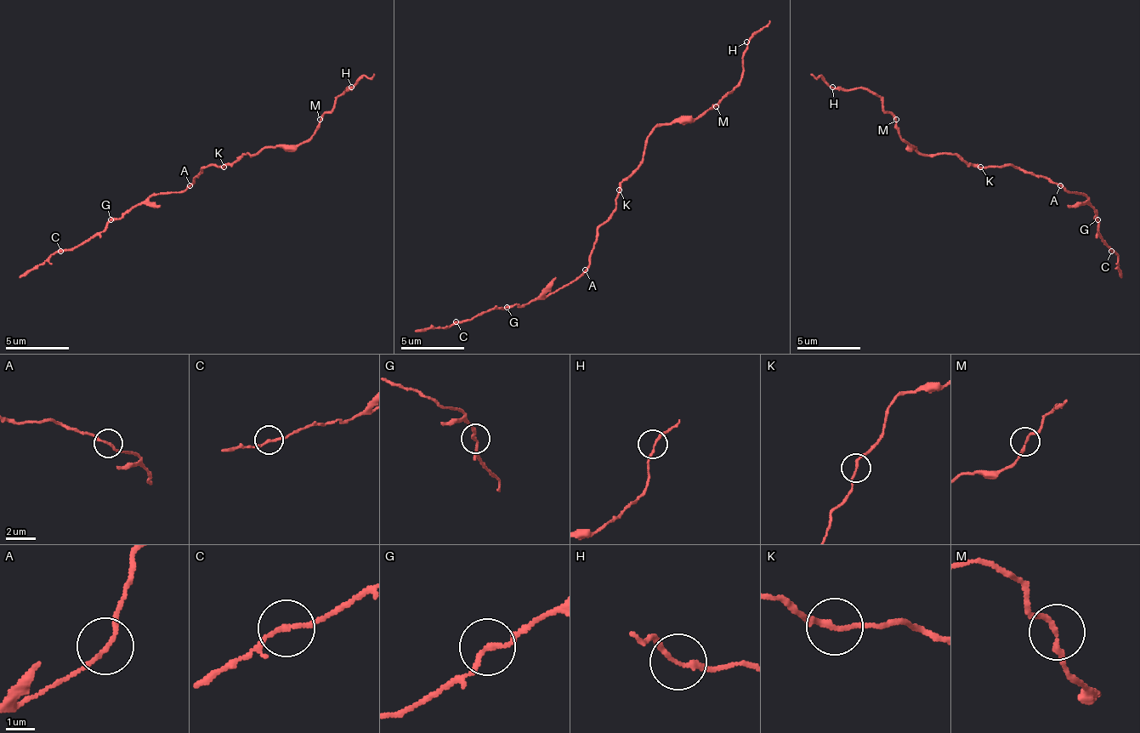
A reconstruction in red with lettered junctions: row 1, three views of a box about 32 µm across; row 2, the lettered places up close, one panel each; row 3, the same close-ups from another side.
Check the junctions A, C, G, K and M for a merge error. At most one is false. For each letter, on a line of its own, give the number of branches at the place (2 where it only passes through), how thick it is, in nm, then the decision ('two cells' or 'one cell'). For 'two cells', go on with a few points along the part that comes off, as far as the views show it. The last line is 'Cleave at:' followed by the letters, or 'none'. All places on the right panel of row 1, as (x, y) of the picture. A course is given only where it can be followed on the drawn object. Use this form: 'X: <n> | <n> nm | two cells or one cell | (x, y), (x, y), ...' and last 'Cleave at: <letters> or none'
A: 2 | 150 nm | one cell
C: 2 | 160 nm | one cell
G: 2 | 150 nm | one cell
K: 2 | 160 nm | one cell
M: 2 | 160 nm | one cell
Cleave at: none

